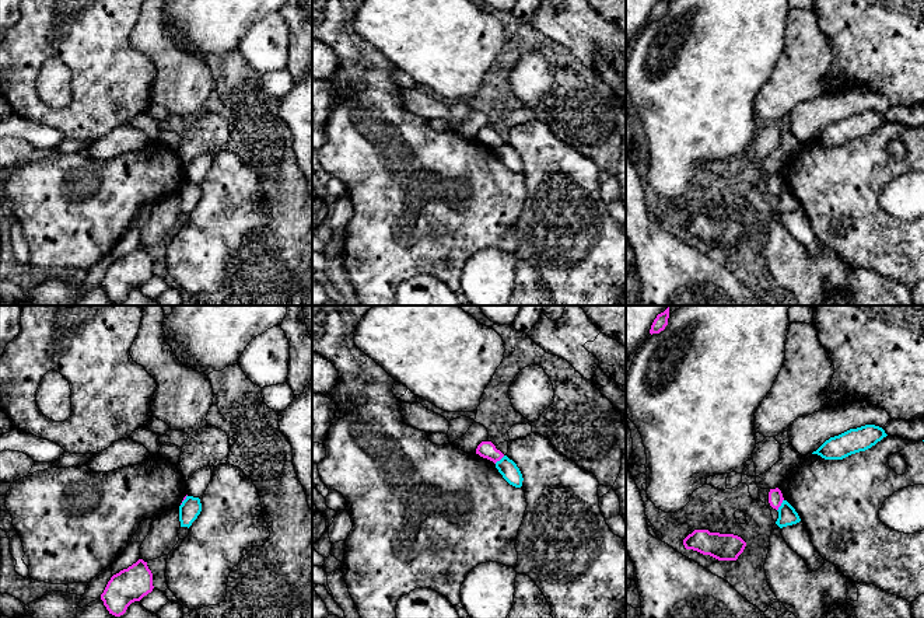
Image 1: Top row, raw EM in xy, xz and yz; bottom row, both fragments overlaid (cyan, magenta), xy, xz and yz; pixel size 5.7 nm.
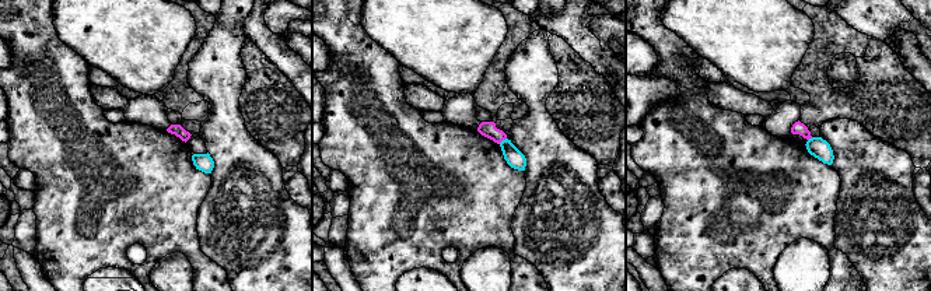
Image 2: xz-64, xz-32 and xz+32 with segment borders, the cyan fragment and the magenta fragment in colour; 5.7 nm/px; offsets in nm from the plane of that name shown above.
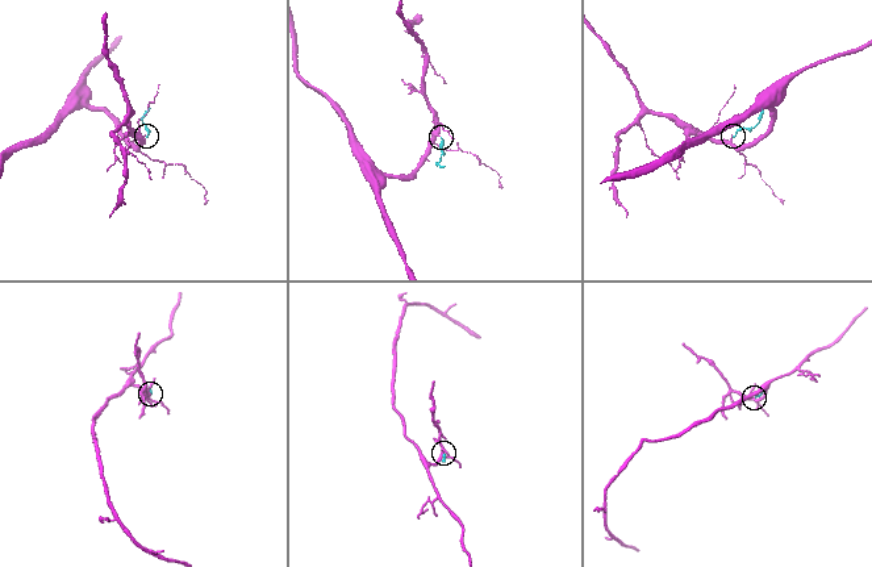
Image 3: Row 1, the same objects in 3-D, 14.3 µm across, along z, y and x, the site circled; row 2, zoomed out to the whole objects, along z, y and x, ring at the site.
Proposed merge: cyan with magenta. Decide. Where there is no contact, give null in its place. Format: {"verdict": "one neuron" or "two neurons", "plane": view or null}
{"verdict": "two neurons", "plane": "yz"}

